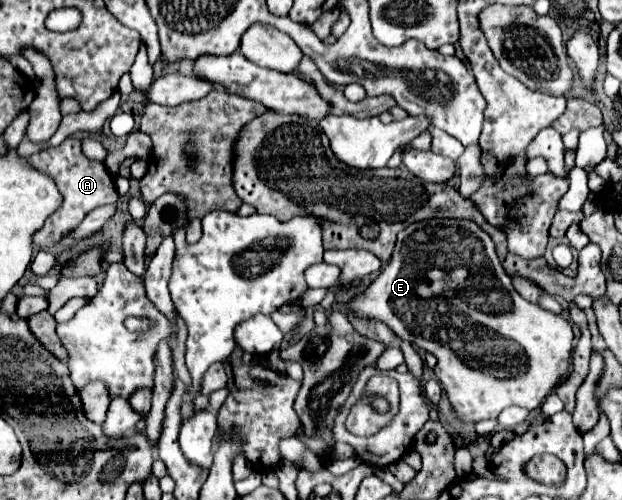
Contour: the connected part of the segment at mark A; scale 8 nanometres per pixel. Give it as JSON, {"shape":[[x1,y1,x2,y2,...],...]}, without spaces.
{"shape":[[66,137,62,141,62,145,58,145,58,147,52,147,48,151,40,151,40,153,30,155,28,163,32,167,48,173,56,181,56,185,58,185,58,189,60,189,60,193,64,197,62,209,56,211,52,217,48,217,48,221,44,223,46,227,40,229,40,233,36,233,36,237,34,237,34,243,40,249,50,249,50,247,58,245,64,237,70,237,70,233,82,223,82,219,92,209,96,209,98,205,106,205,106,203,116,203,118,201,112,175,108,173,104,163,90,161,88,157,84,157,84,153,80,149,80,139,76,139,76,137]]}

